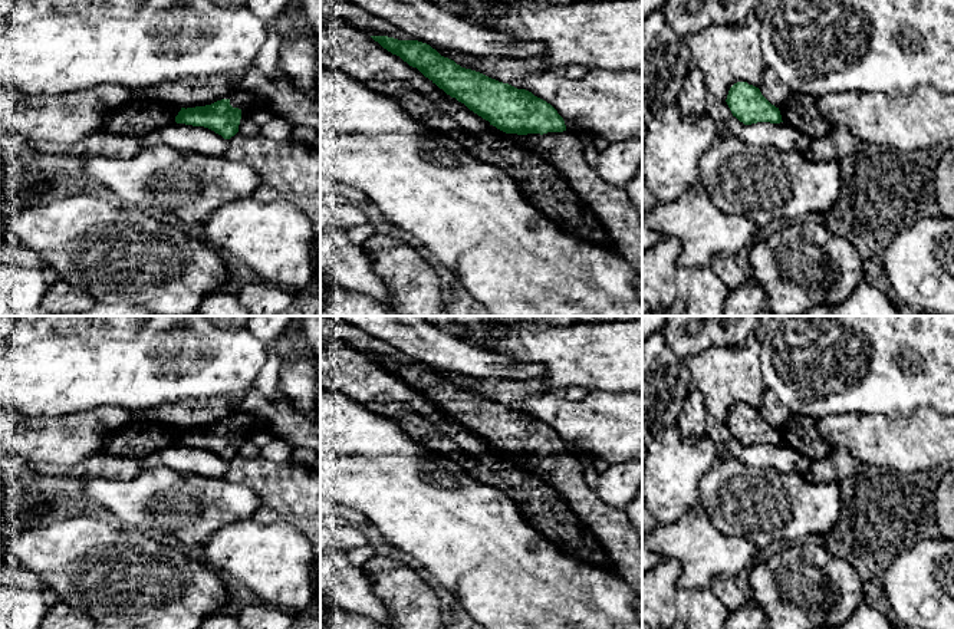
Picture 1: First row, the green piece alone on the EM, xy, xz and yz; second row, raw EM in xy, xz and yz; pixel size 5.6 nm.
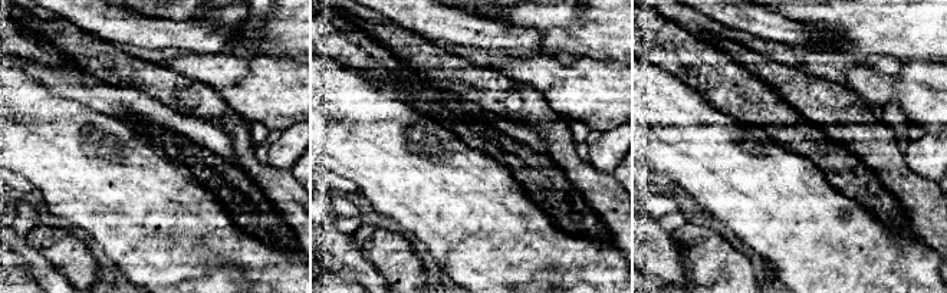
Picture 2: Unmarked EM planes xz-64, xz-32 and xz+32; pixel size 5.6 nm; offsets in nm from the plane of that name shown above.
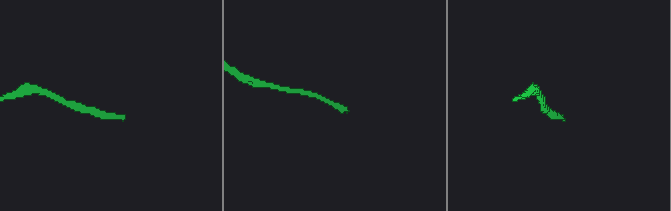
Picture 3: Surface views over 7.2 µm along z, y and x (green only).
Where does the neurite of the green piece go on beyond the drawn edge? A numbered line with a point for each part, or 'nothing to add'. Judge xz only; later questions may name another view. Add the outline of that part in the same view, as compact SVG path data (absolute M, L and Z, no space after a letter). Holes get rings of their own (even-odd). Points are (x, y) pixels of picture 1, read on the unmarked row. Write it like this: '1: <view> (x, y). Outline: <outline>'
1: xz (565, 473). Outline: M573 452L527 455L519 467L539 475L588 526L603 549L612 573L634 590L634 606L642 620L642 540L625 510L603 503L585 480L580 457Z

